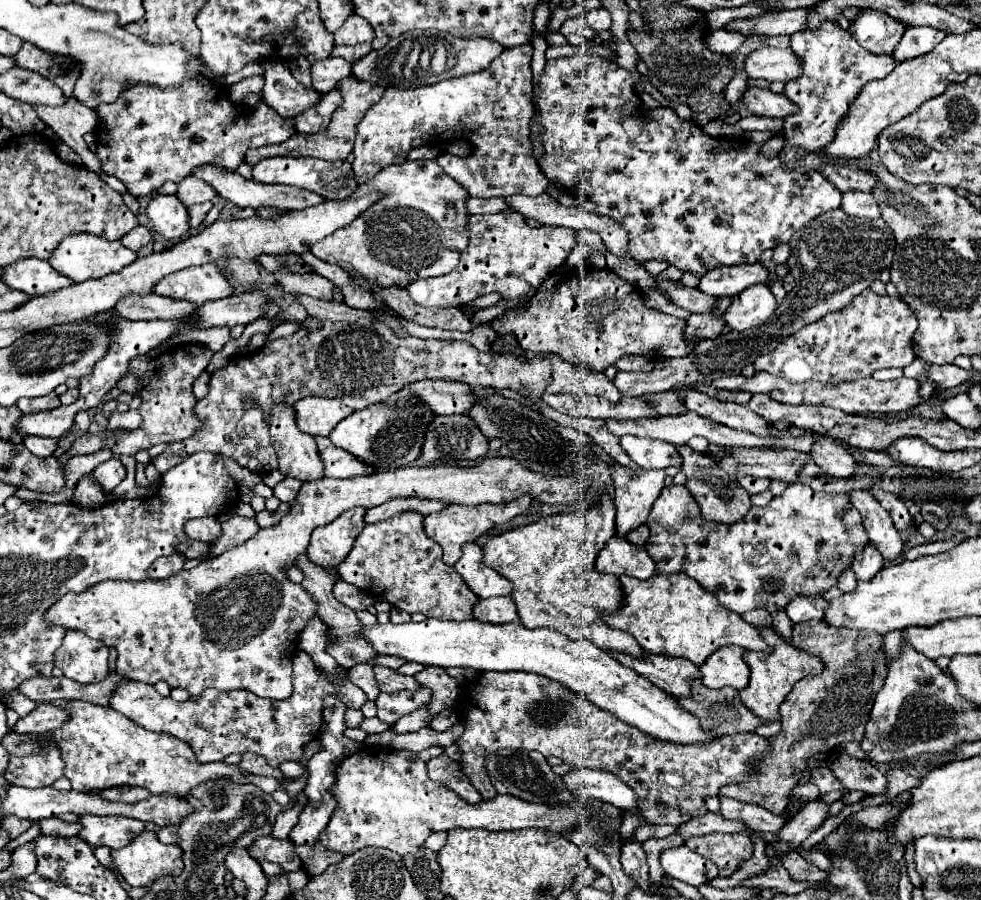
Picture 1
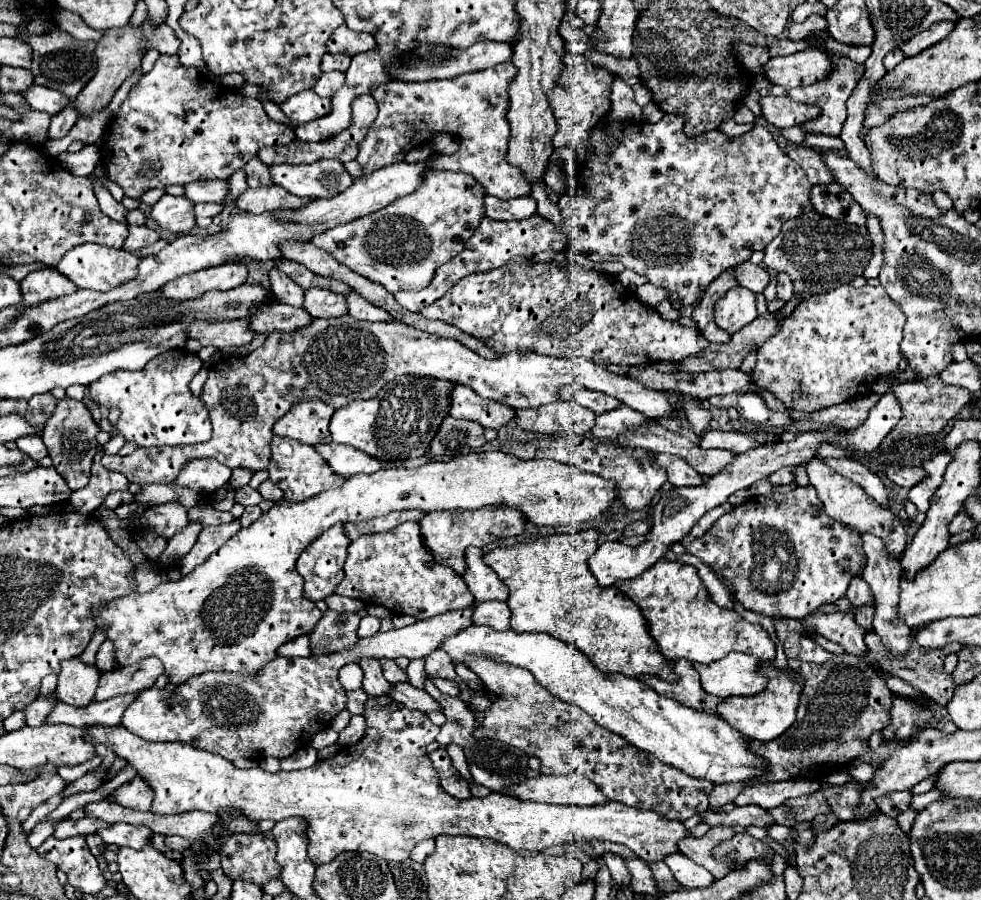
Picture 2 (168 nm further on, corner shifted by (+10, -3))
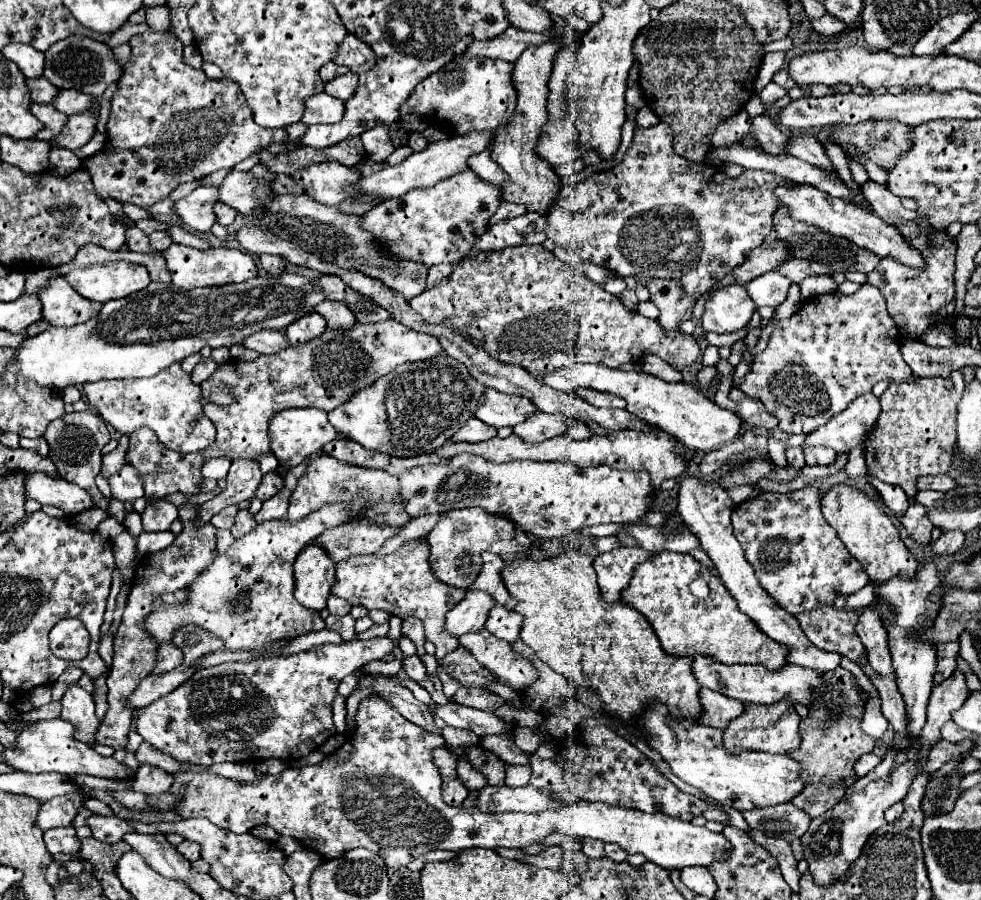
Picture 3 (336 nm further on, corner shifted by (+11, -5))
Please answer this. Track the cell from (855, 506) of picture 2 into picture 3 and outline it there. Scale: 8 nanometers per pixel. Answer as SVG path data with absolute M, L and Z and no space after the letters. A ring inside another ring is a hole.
M832 485L822 497L822 515L826 523L838 533L852 557L862 563L872 583L882 583L896 575L912 577L912 573L916 573L916 557L906 549L898 529L872 497L850 485Z

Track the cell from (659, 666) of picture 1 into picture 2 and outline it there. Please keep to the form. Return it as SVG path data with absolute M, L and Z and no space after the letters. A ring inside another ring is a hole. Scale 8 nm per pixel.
M685 659L675 661L675 673L679 675L677 683L667 683L667 681L653 677L653 675L645 675L639 679L645 685L649 685L651 689L655 689L659 695L665 695L669 699L677 699L685 707L691 707L697 711L715 711L717 705L723 701L723 699L717 699L715 695L709 695L701 687L701 681L697 679L697 671L689 661L685 661Z

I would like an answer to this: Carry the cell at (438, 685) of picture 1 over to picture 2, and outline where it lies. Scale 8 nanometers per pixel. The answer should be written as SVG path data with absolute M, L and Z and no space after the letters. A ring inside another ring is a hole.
M433 679L433 683L445 695L451 695L451 697L457 697L459 695L459 683L455 683L455 681L449 681L449 679Z

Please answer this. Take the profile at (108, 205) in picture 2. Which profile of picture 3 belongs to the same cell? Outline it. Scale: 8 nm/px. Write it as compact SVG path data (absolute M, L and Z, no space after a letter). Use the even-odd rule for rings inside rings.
M126 225L126 243L130 247L130 251L144 251L144 253L152 253L152 247L148 243L148 237L136 227L136 225Z

